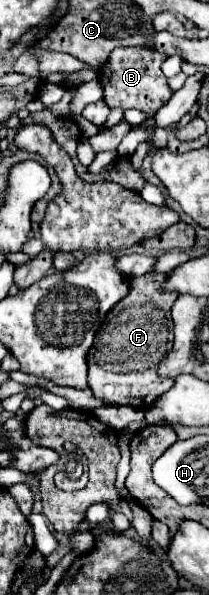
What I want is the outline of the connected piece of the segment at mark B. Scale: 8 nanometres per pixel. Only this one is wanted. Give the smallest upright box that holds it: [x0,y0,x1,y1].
[98,48,172,114]

